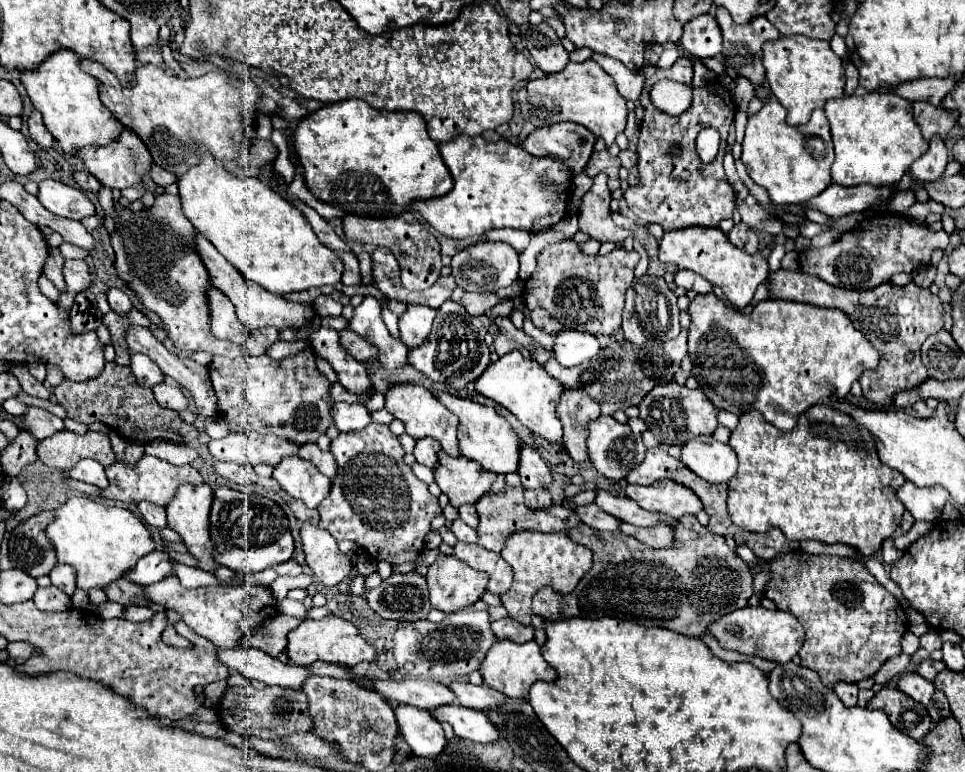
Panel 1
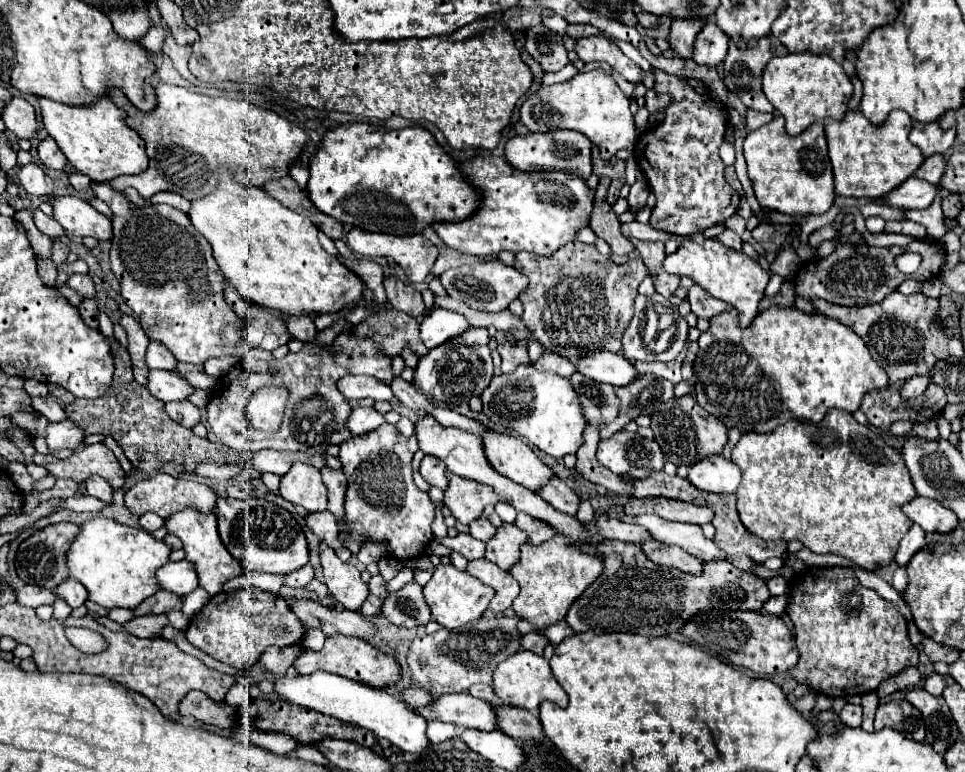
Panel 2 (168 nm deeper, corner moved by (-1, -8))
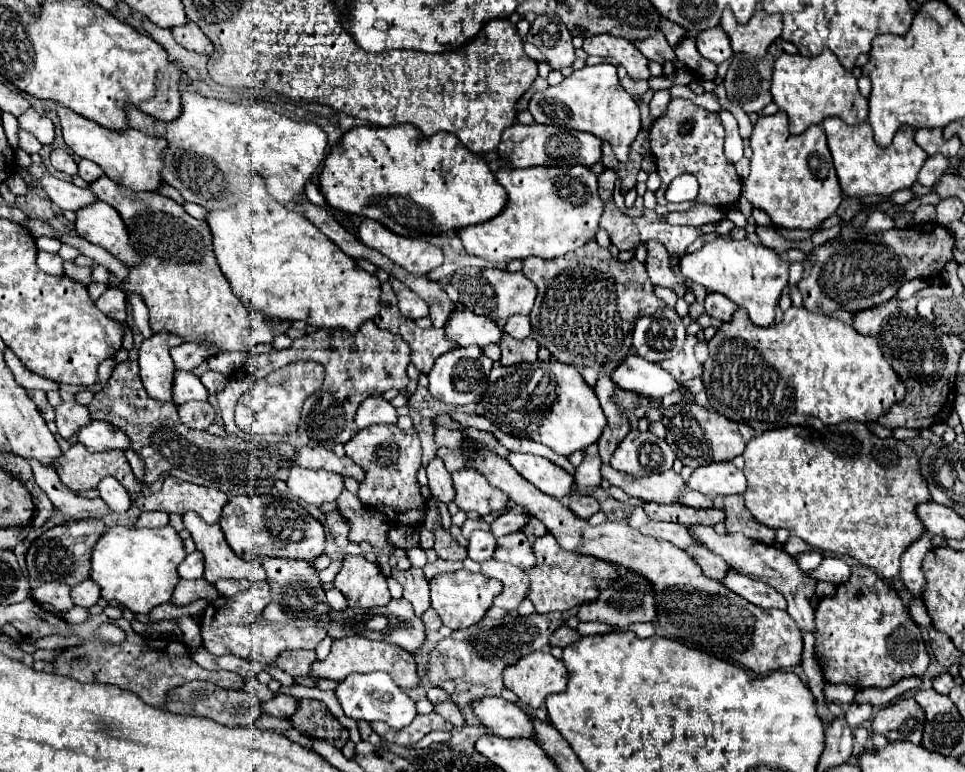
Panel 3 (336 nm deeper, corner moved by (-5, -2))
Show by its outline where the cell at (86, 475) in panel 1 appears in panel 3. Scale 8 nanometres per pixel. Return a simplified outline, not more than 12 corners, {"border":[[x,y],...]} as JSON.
{"border":[[105,476],[99,496],[113,512],[125,512],[131,498],[125,488]]}

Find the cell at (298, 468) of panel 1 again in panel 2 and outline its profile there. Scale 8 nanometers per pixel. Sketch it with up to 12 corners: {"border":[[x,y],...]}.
{"border":[[293,464],[279,494],[309,512],[327,508],[321,472]]}

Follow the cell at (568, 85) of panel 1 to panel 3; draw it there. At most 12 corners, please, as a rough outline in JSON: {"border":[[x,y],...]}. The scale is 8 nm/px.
{"border":[[607,62],[537,92],[537,124],[607,140],[619,162],[639,108]]}

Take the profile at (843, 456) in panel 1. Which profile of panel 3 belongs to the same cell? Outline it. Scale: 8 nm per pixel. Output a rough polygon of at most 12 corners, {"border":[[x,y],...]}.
{"border":[[863,422],[747,442],[757,522],[885,578],[931,500]]}

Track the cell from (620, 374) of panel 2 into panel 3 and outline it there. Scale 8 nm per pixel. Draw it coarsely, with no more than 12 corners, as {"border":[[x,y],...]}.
{"border":[[627,356],[611,372],[625,390],[655,400],[681,388],[659,364]]}

